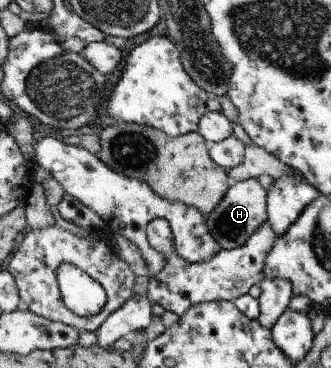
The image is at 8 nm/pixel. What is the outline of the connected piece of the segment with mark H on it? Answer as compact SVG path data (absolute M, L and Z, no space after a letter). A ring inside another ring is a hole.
M256 178L233 183L226 190L220 203L205 216L206 228L212 240L218 244L219 249L234 249L242 246L248 236L265 221L266 216L266 191Z

